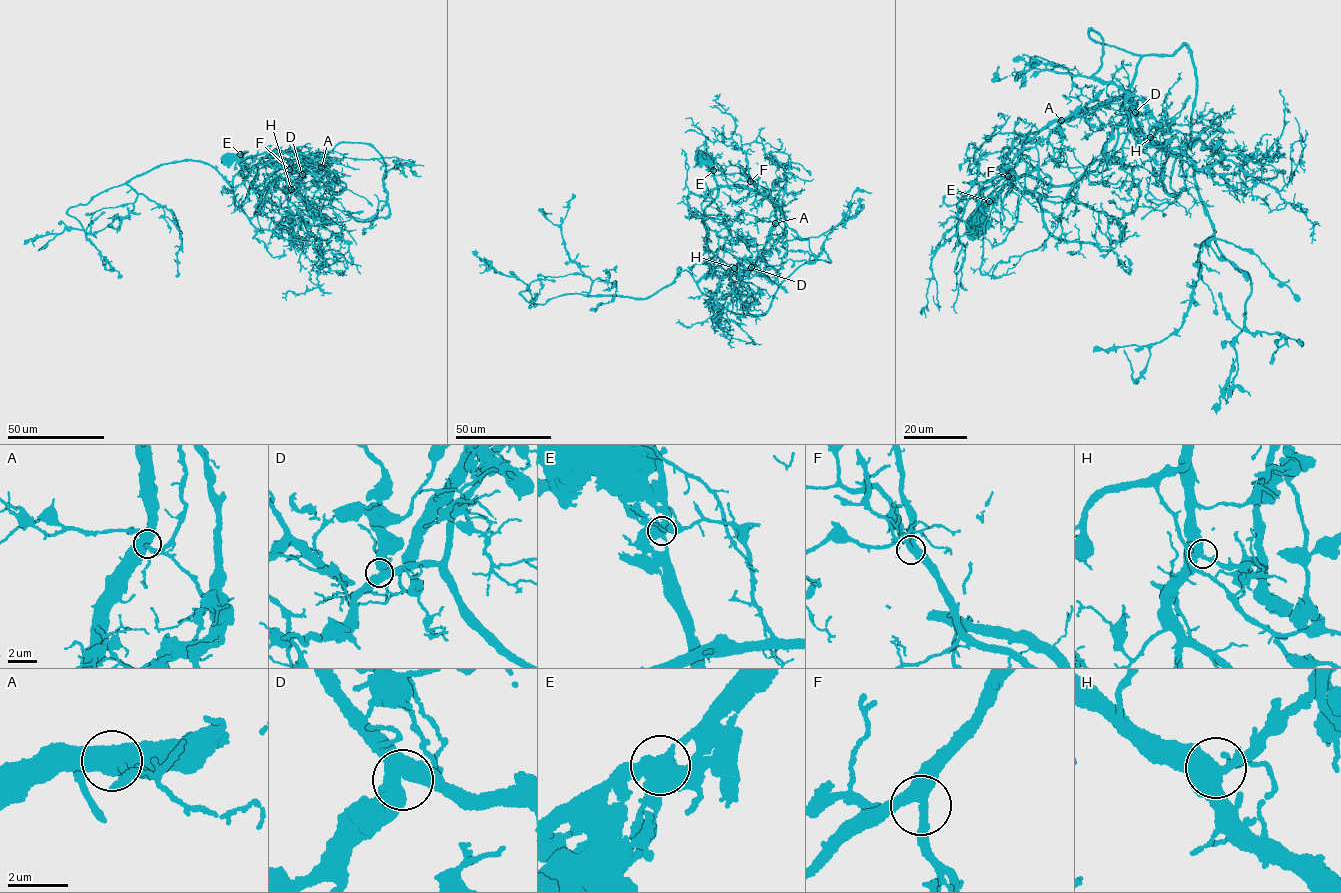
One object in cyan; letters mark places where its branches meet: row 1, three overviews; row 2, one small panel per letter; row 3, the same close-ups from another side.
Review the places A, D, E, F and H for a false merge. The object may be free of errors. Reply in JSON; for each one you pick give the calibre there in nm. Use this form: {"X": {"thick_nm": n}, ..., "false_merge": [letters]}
{"false_merge": []}

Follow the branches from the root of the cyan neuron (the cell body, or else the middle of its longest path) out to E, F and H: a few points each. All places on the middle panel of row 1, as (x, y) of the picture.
E: (702, 158), (713, 170)
F: (702, 158), (717, 193), (702, 222), (701, 203), (716, 188), (740, 185), (771, 200), (750, 181)
H: (702, 158), (711, 170), (717, 193), (703, 217), (708, 247), (737, 272), (746, 269), (739, 263), (734, 268)

